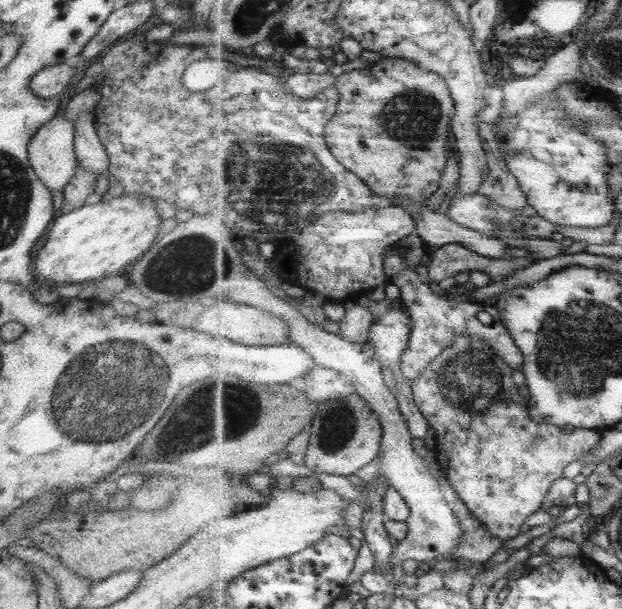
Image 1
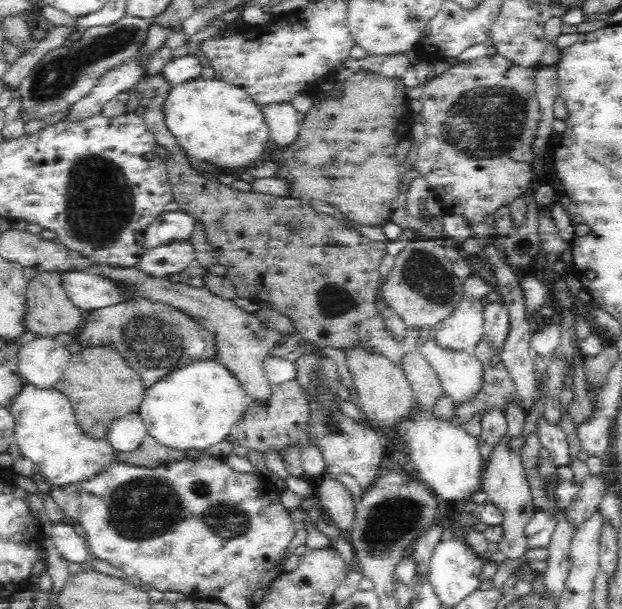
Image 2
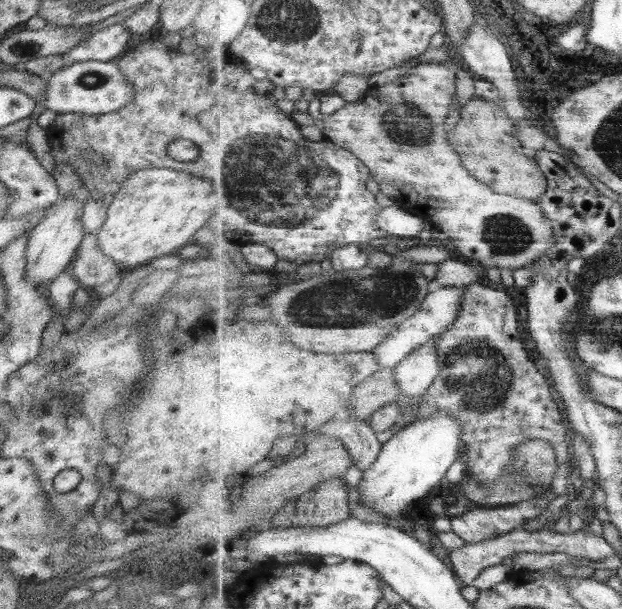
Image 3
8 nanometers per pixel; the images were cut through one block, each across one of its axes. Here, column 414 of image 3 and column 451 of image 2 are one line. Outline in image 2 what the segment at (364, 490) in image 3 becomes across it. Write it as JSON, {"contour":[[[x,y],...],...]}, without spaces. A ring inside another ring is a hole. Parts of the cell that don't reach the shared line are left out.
{"contour":[[[421,406],[421,412],[416,417],[409,419],[404,425],[396,429],[391,429],[388,435],[392,439],[397,438],[397,440],[404,444],[409,459],[416,465],[414,472],[417,478],[430,489],[434,496],[443,501],[461,502],[462,500],[470,500],[476,492],[481,491],[485,462],[479,451],[479,440],[476,439],[476,436],[467,434],[467,432],[460,428],[459,424],[434,421],[432,411],[424,411],[424,407]]]}

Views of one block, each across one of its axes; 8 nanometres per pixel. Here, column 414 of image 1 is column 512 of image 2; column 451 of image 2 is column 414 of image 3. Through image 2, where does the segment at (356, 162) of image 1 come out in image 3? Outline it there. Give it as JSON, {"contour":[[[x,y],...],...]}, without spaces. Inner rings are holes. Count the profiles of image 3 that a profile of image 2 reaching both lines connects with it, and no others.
{"contour":[[[421,63],[395,81],[369,88],[363,100],[345,103],[341,109],[323,117],[324,136],[362,159],[381,192],[388,195],[394,204],[447,234],[453,246],[468,261],[500,269],[529,267],[555,246],[557,239],[553,225],[536,202],[499,194],[463,166],[463,158],[451,146],[449,127],[445,124],[455,104],[455,73],[450,64]]]}

